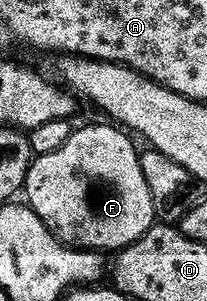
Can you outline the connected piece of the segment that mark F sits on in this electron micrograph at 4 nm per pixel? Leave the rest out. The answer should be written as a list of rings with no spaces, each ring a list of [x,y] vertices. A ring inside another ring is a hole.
[[[104,123],[74,127],[71,138],[59,150],[33,156],[23,195],[62,244],[109,254],[135,242],[135,238],[154,224],[155,217],[151,190],[147,190],[147,181],[139,166],[139,148],[129,141],[128,131]]]

